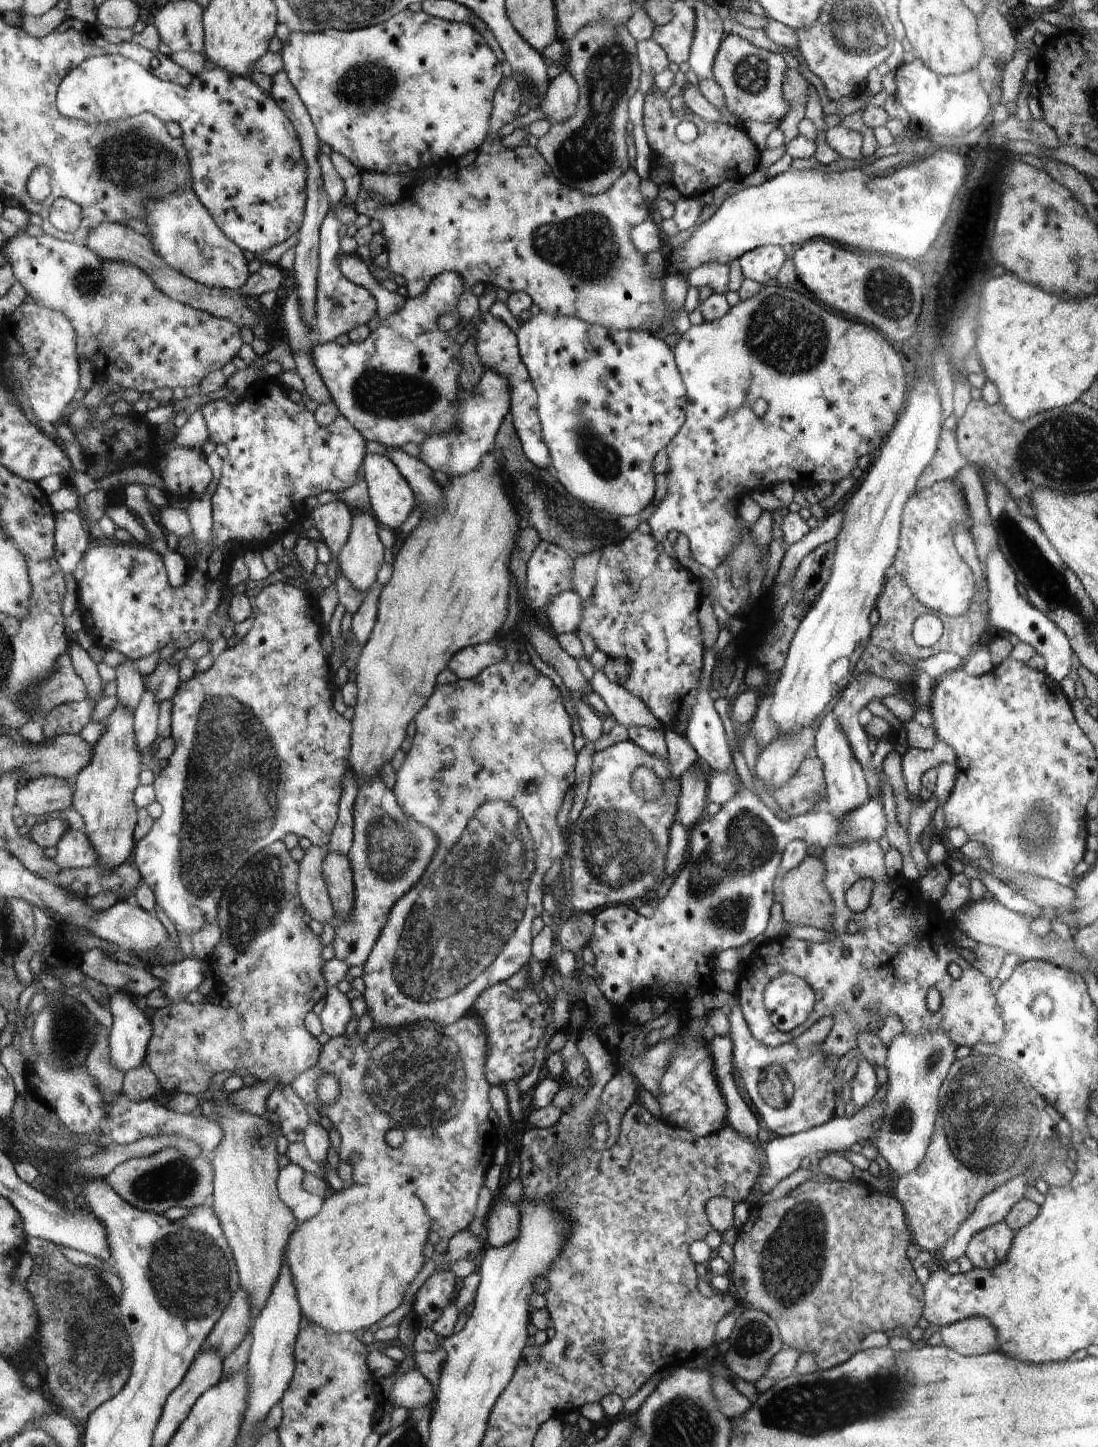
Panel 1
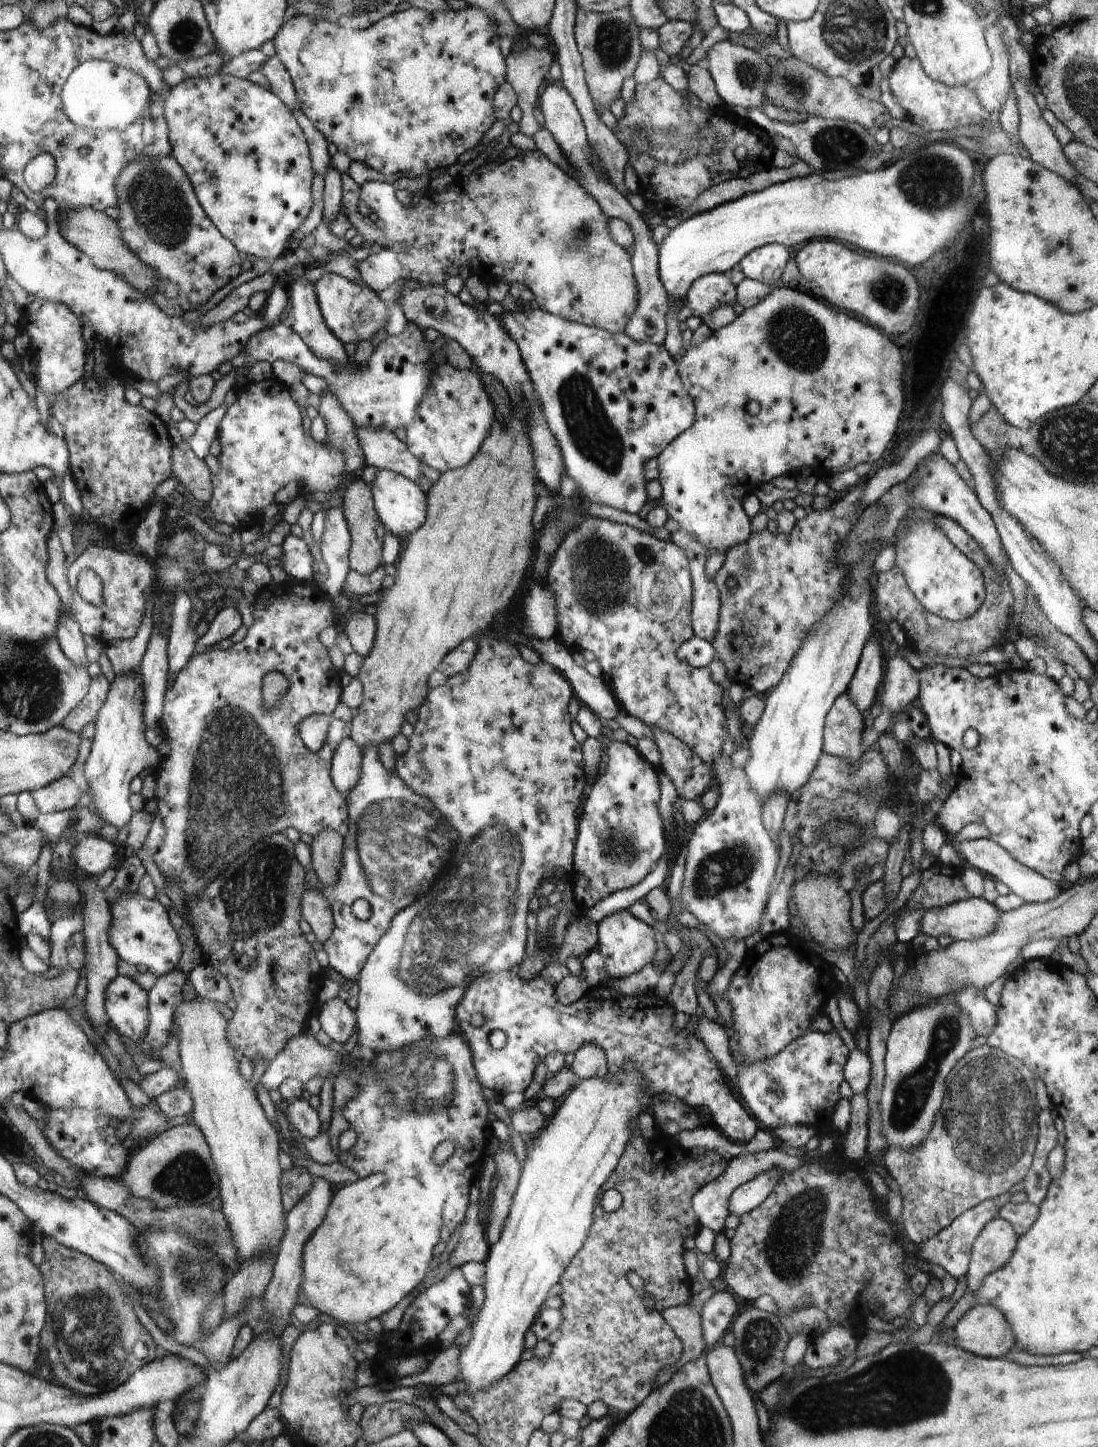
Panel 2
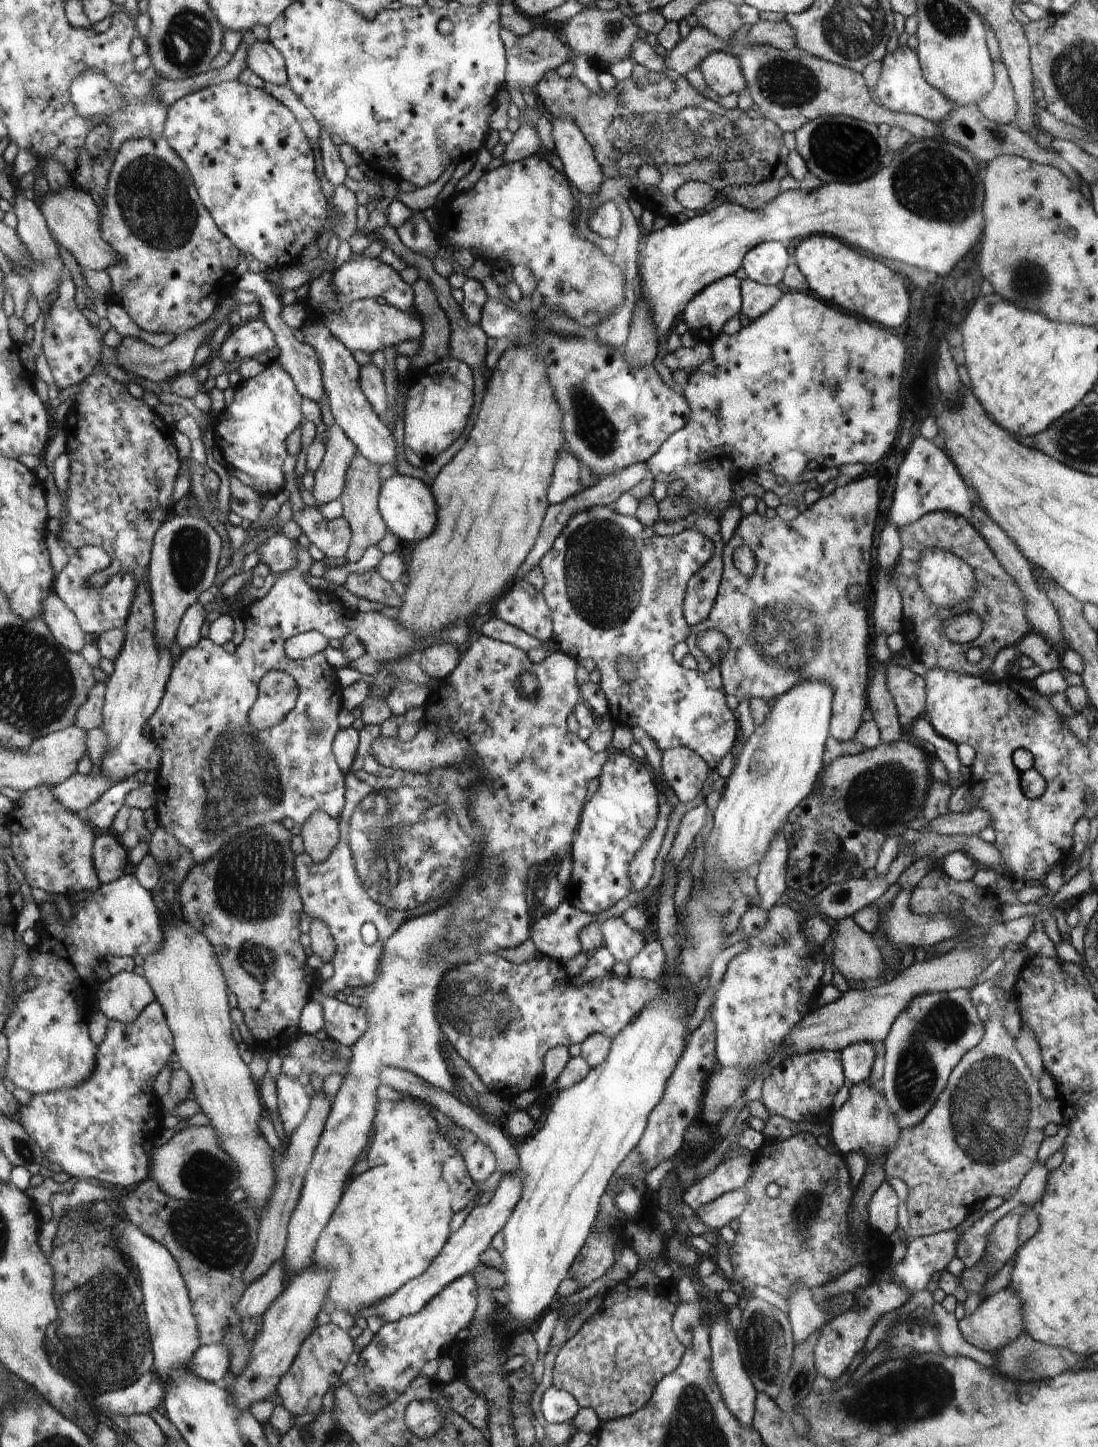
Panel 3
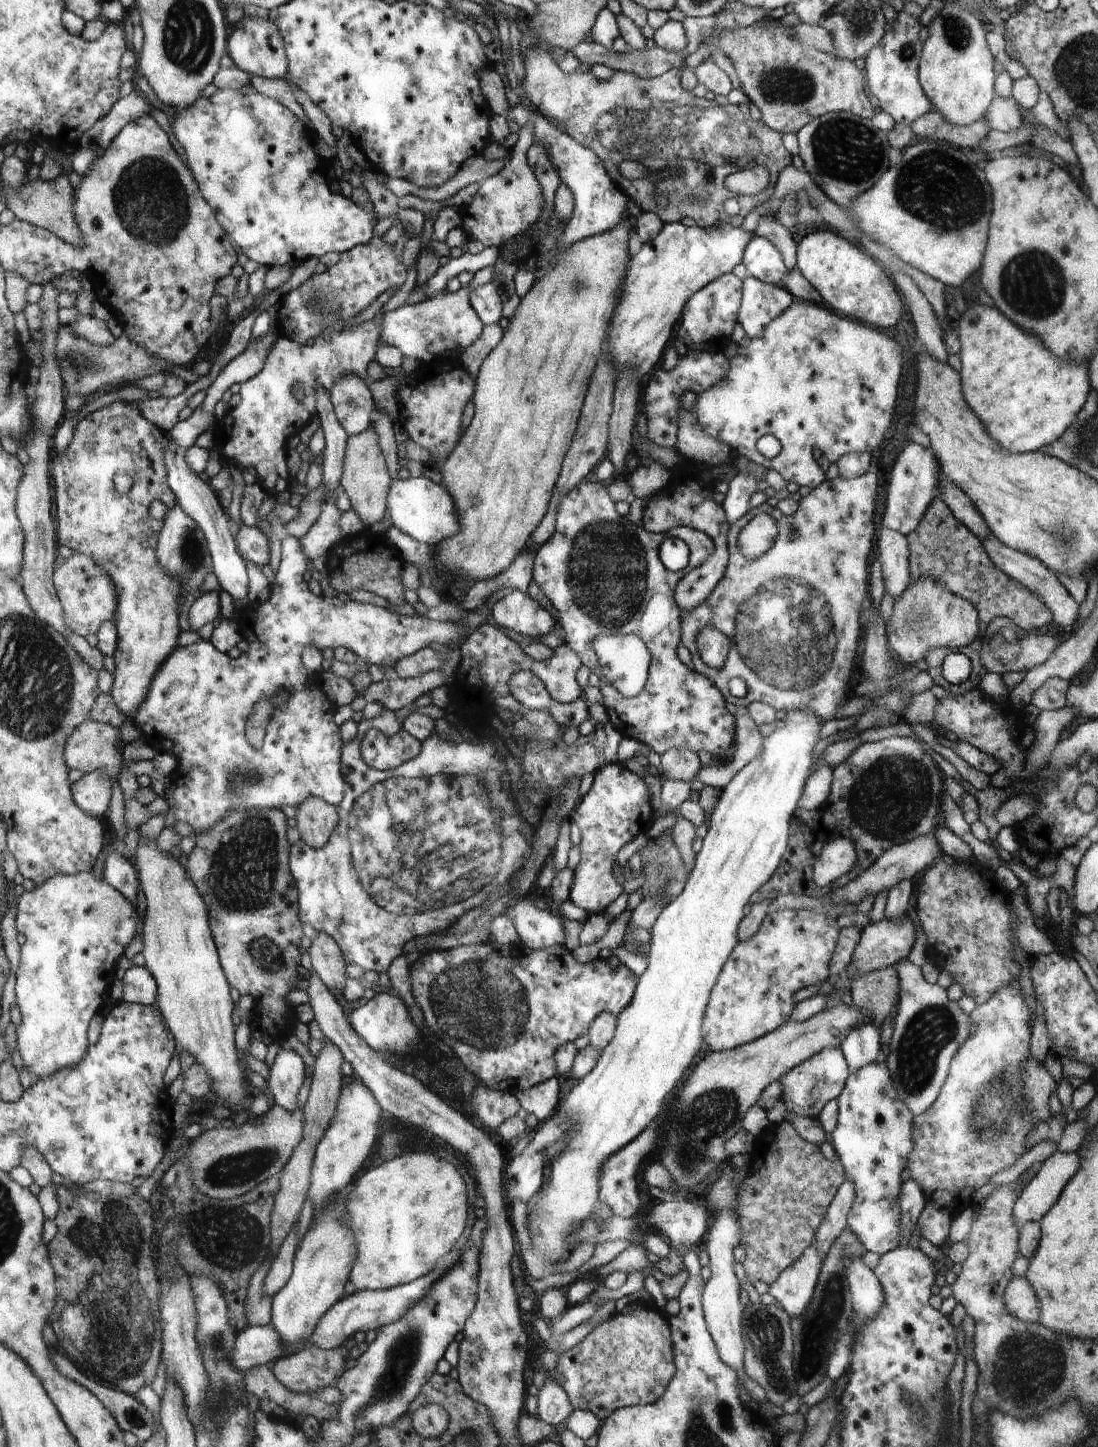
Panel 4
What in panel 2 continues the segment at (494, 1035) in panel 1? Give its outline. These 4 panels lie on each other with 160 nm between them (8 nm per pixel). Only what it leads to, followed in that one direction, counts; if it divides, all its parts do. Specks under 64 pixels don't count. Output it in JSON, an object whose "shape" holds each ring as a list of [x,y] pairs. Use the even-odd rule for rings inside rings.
{"shape":[[[510,970],[500,971],[496,974],[483,974],[476,977],[468,984],[468,990],[464,994],[462,1004],[456,1008],[456,1030],[462,1034],[462,1038],[469,1044],[473,1065],[478,1076],[478,1082],[483,1087],[490,1088],[498,1095],[510,1094],[510,1092],[522,1092],[530,1086],[534,1068],[544,1060],[546,1054],[560,1051],[561,1053],[575,1053],[583,1044],[594,1043],[606,1053],[607,1074],[615,1077],[622,1069],[635,1069],[639,1066],[640,1072],[645,1078],[645,1085],[652,1096],[670,1092],[684,1100],[690,1106],[704,1106],[713,1116],[714,1124],[728,1139],[737,1144],[746,1144],[751,1141],[758,1132],[759,1124],[752,1114],[744,1110],[740,1105],[740,1098],[729,1085],[722,1069],[716,1060],[710,1058],[711,1054],[700,1038],[686,1029],[678,1029],[676,1026],[676,1005],[660,998],[654,992],[638,995],[625,995],[611,986],[598,985],[569,1005],[563,1005],[556,1000],[554,990],[550,982],[540,974],[529,980],[523,980]],[[473,1014],[484,1016],[484,1024],[475,1026],[470,1021]],[[493,1030],[502,1030],[507,1042],[502,1049],[494,1049],[488,1036]]]}

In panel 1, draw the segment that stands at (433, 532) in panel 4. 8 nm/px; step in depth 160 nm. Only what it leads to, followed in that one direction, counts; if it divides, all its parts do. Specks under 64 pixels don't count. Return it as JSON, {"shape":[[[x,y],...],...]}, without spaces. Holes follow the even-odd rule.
{"shape":[[[368,453],[362,464],[361,477],[367,482],[370,506],[380,525],[394,530],[409,520],[417,504],[415,493],[407,479],[400,474],[397,466],[386,455]]]}

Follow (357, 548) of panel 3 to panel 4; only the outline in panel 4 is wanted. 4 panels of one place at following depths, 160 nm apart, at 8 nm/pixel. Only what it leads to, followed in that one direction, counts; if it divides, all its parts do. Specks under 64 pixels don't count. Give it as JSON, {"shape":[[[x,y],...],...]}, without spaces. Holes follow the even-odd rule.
{"shape":[[[372,426],[366,432],[349,436],[345,450],[345,461],[341,487],[348,495],[351,509],[367,524],[368,527],[378,522],[386,514],[386,494],[388,494],[390,476],[379,445],[377,432]]]}

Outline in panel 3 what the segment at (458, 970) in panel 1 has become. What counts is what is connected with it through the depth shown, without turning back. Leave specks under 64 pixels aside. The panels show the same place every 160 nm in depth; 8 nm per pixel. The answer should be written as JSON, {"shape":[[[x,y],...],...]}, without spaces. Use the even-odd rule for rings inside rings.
{"shape":[[[481,635],[476,642],[474,642],[462,656],[460,656],[459,665],[456,666],[456,670],[450,676],[440,680],[438,686],[434,688],[433,691],[428,692],[428,697],[423,704],[424,714],[419,721],[420,728],[416,732],[416,736],[408,742],[401,742],[399,739],[390,739],[390,738],[380,738],[376,740],[373,751],[375,752],[376,759],[383,764],[384,767],[394,768],[394,770],[404,770],[404,772],[412,772],[412,774],[432,774],[436,770],[447,769],[448,766],[456,766],[458,770],[460,768],[468,768],[468,764],[474,762],[474,758],[482,760],[482,766],[490,772],[492,776],[492,786],[486,788],[482,786],[482,782],[478,782],[478,788],[474,792],[474,814],[476,818],[486,826],[488,830],[488,842],[486,842],[486,854],[496,858],[498,862],[492,866],[488,864],[486,870],[492,870],[492,876],[480,876],[476,874],[476,878],[468,878],[468,882],[464,882],[464,890],[460,890],[460,894],[456,894],[456,898],[452,902],[448,902],[446,906],[442,908],[436,908],[428,914],[422,914],[422,916],[416,916],[415,918],[410,918],[407,922],[404,922],[403,926],[400,926],[400,929],[397,933],[392,934],[391,939],[387,942],[387,945],[384,946],[383,958],[380,958],[380,977],[376,978],[375,982],[372,982],[369,986],[366,986],[366,995],[361,998],[360,1008],[364,1008],[364,1012],[367,1014],[368,1029],[364,1030],[364,1035],[359,1039],[359,1042],[356,1042],[356,1045],[353,1045],[350,1050],[352,1051],[352,1058],[350,1058],[350,1063],[348,1065],[348,1074],[343,1078],[342,1086],[340,1086],[340,1091],[334,1100],[332,1100],[331,1113],[330,1117],[327,1119],[326,1129],[323,1131],[323,1136],[319,1140],[319,1144],[315,1147],[314,1157],[311,1160],[311,1168],[307,1172],[306,1184],[303,1186],[302,1197],[299,1199],[299,1205],[295,1207],[294,1213],[291,1215],[291,1223],[287,1227],[287,1249],[284,1250],[283,1259],[279,1262],[284,1268],[287,1278],[291,1276],[298,1276],[302,1273],[304,1268],[312,1265],[314,1262],[315,1247],[319,1243],[320,1234],[326,1229],[328,1222],[331,1221],[331,1218],[335,1214],[335,1210],[339,1206],[339,1202],[343,1198],[344,1189],[347,1188],[346,1180],[360,1156],[360,1152],[366,1148],[368,1142],[368,1134],[372,1130],[372,1122],[375,1122],[376,1110],[378,1109],[378,1102],[372,1102],[372,1092],[376,1092],[376,1088],[380,1086],[380,1070],[384,1070],[390,1066],[390,1068],[400,1068],[401,1070],[406,1070],[416,1074],[419,1078],[426,1080],[431,1086],[436,1086],[441,1090],[448,1091],[449,1093],[454,1092],[455,1089],[455,1080],[452,1078],[452,1073],[448,1070],[449,1061],[447,1058],[442,1056],[440,1050],[440,1044],[442,1040],[443,1026],[437,1019],[435,1014],[435,1006],[437,1005],[437,999],[439,998],[439,991],[441,990],[441,983],[447,978],[448,974],[452,970],[459,969],[460,966],[464,966],[468,962],[476,962],[476,958],[480,958],[482,954],[497,954],[498,949],[514,949],[524,942],[526,938],[530,938],[530,916],[528,916],[528,908],[526,908],[525,894],[526,894],[526,882],[528,882],[528,872],[530,869],[538,866],[540,860],[551,860],[555,863],[560,861],[561,858],[565,857],[566,854],[572,851],[572,846],[575,844],[575,835],[576,830],[579,830],[580,821],[582,820],[583,806],[587,805],[586,795],[589,782],[594,780],[594,778],[599,778],[599,775],[603,771],[604,764],[608,761],[608,756],[612,752],[612,748],[609,748],[608,751],[604,752],[595,752],[588,747],[588,744],[582,742],[574,732],[568,730],[568,714],[572,712],[574,704],[578,704],[578,696],[580,696],[580,690],[576,686],[576,670],[578,670],[578,664],[574,662],[574,658],[571,658],[568,654],[563,654],[561,651],[554,651],[552,654],[547,655],[545,660],[542,660],[540,664],[534,664],[528,659],[527,652],[520,650],[519,647],[512,646],[512,644],[500,642],[498,640],[488,638]],[[530,673],[536,676],[538,680],[539,691],[538,694],[528,698],[527,695],[523,695],[519,691],[519,682],[521,677],[524,674]]]}

